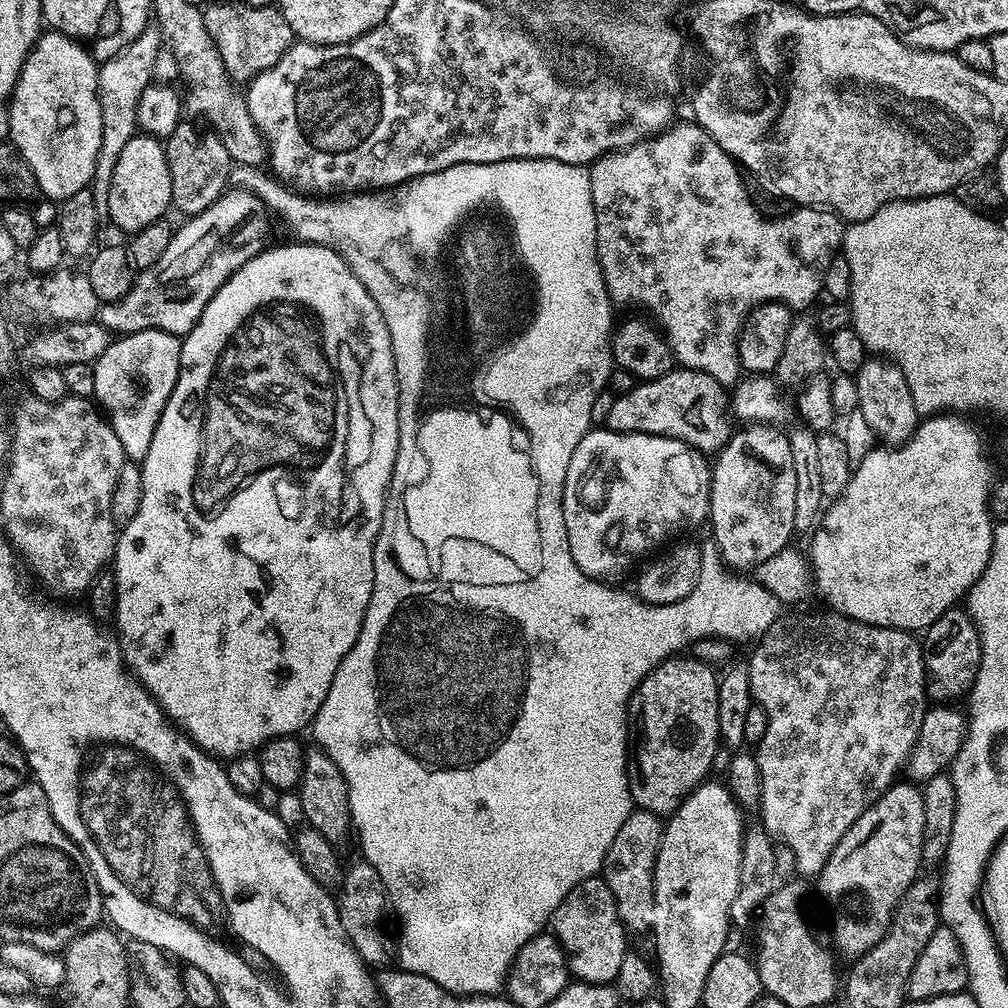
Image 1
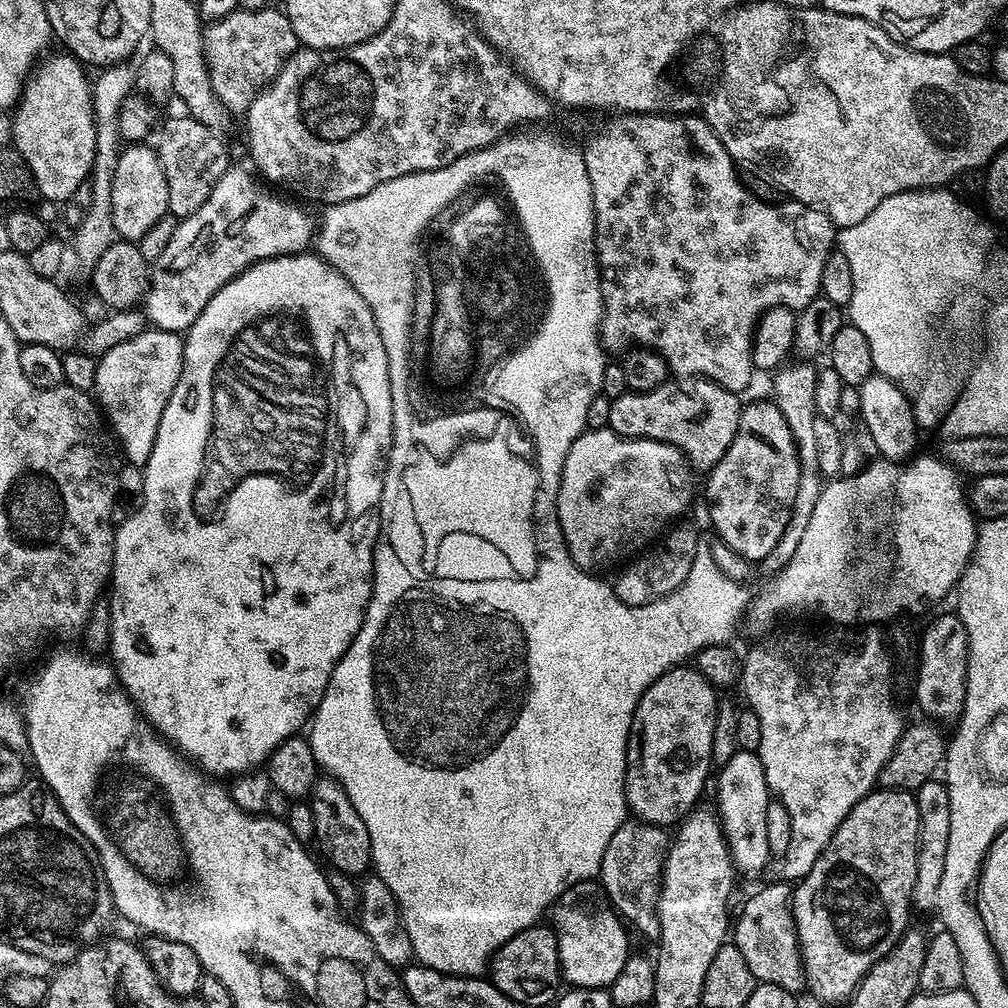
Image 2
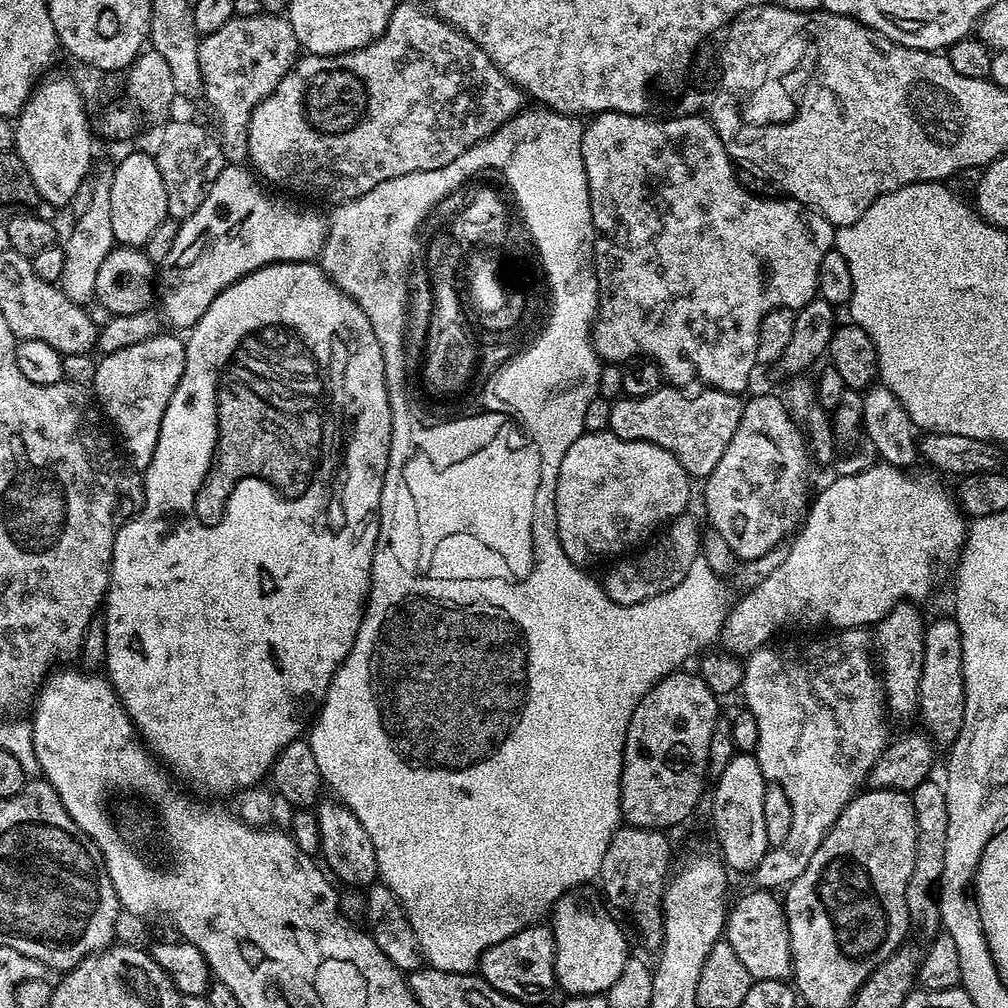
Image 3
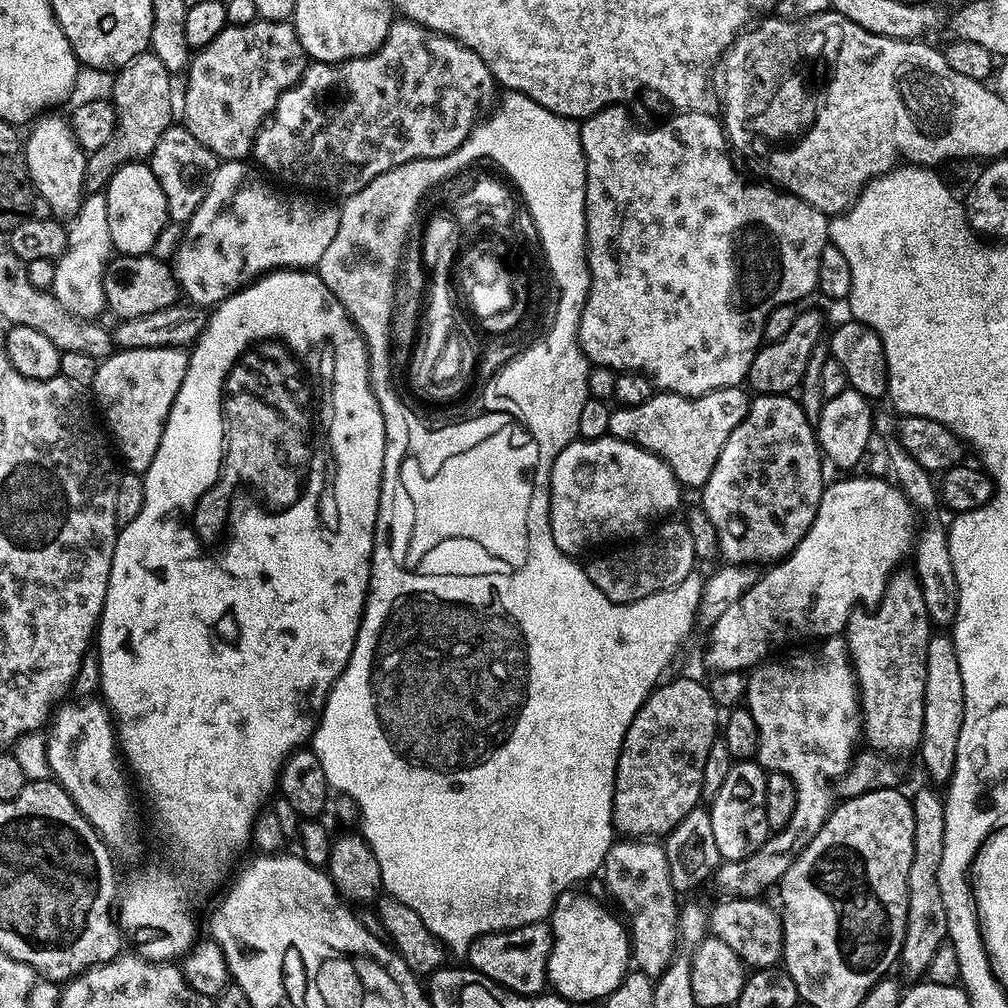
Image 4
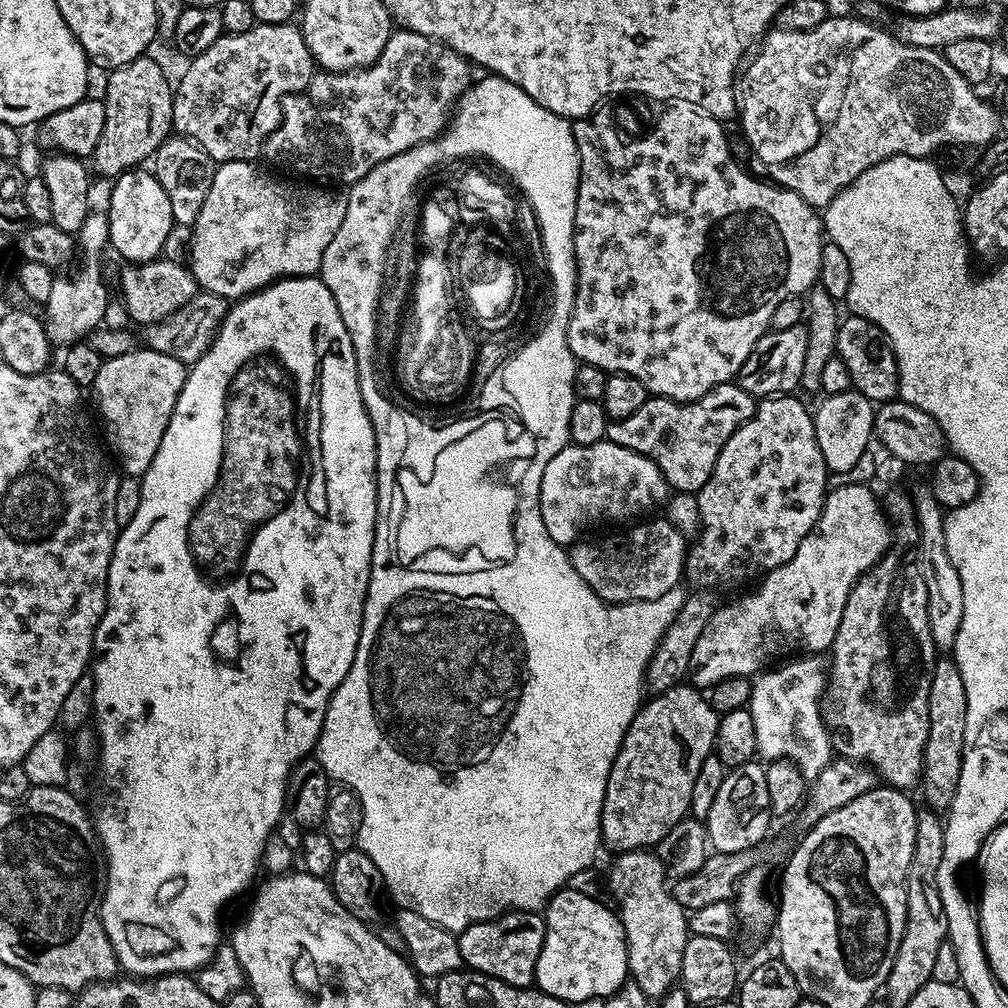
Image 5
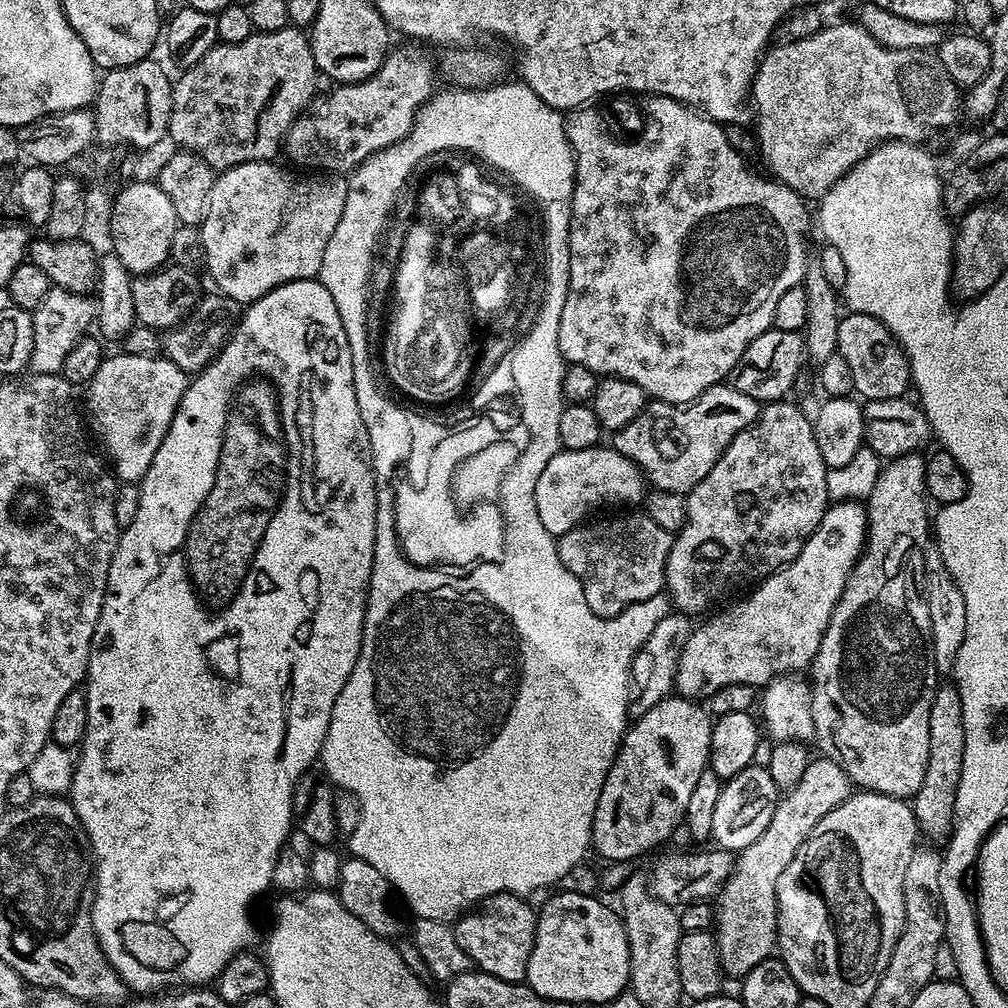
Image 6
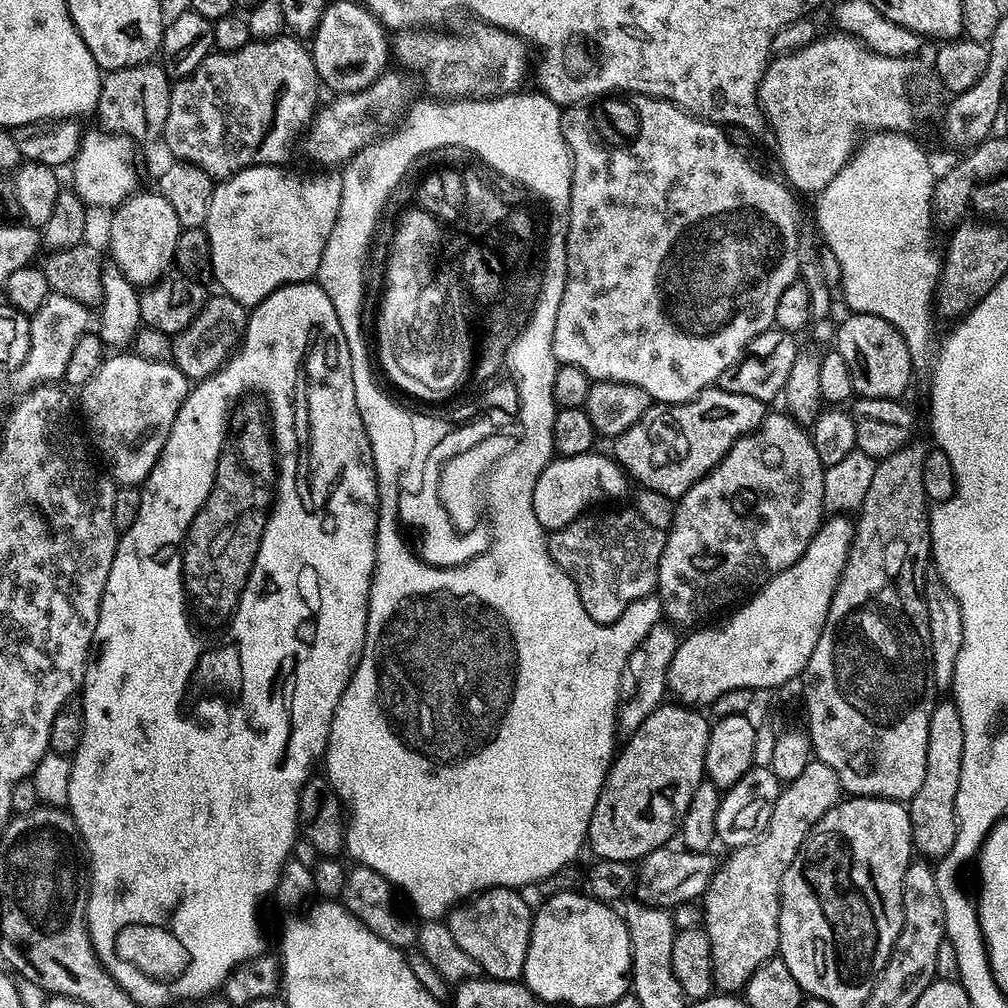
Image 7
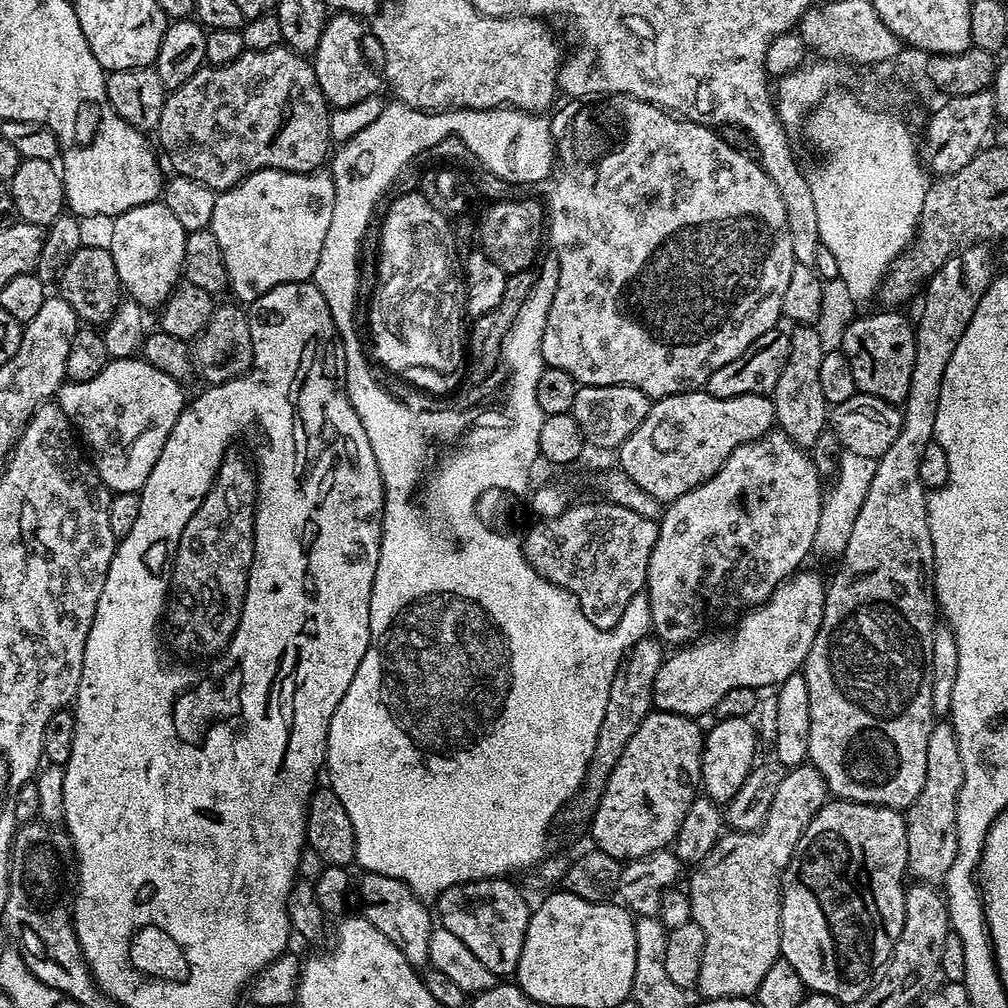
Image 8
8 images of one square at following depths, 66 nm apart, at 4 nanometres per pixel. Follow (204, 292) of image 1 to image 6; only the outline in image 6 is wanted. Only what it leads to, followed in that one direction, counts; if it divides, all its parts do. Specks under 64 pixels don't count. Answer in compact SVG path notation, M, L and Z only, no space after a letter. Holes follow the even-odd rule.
M251 160L245 164L239 164L233 168L225 168L217 175L214 186L210 190L210 202L208 213L204 220L198 225L202 246L204 247L203 267L208 268L208 276L217 284L219 291L225 296L234 298L241 306L253 304L258 298L265 296L270 290L274 290L283 284L289 284L295 280L311 280L319 277L322 266L322 254L326 254L326 246L338 230L338 218L342 218L342 210L346 206L346 194L348 193L348 180L344 178L320 178L324 180L307 180L304 176L295 176L284 168L279 168L279 163L266 160Z

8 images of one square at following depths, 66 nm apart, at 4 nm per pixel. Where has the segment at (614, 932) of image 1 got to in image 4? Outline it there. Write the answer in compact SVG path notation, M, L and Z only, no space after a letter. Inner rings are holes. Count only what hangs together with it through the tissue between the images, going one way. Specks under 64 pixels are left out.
M580 891L563 892L552 907L548 984L555 995L569 1002L600 1002L630 970L630 937L621 921L619 924L594 897Z

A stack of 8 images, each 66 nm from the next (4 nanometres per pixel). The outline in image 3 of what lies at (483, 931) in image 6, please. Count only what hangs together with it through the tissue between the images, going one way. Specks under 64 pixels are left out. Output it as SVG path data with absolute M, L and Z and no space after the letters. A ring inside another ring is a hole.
M537 922L532 927L518 930L518 934L510 934L510 938L487 948L480 956L478 972L485 982L494 986L494 990L530 1006L536 1006L546 1003L551 998L552 991L557 991L555 957L551 927L547 923Z

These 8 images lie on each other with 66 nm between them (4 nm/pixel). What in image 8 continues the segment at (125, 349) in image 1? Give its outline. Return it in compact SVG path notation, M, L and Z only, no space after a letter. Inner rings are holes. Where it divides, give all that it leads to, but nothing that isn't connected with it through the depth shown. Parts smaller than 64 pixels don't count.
M112 358L102 374L90 378L90 382L61 384L54 400L72 421L73 429L78 433L83 447L90 453L96 472L109 492L139 492L144 487L146 478L150 478L150 470L154 470L162 454L162 446L166 446L166 438L170 438L170 430L174 430L174 422L178 422L178 418L184 413L186 399L184 400L184 392L180 388L183 388L181 381L170 378L170 374L150 366L142 358Z

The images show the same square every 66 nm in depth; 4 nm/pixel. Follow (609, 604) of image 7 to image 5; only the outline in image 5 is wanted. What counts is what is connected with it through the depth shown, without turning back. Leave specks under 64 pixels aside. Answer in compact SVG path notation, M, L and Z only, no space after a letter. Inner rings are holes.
M667 518L647 520L633 523L628 526L633 528L605 540L584 538L571 545L574 570L582 574L584 586L594 590L605 604L631 604L662 598L662 594L677 587L681 583L680 576L682 580L685 575L689 549L686 537Z

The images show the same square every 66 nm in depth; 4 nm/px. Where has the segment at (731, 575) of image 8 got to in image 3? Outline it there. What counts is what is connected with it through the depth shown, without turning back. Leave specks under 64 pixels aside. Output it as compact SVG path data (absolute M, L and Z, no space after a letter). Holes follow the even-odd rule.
M779 395L756 396L752 401L749 399L742 410L738 430L734 430L734 438L730 438L726 454L722 454L722 462L718 462L718 466L714 466L712 473L706 477L705 484L708 485L704 488L704 504L712 519L709 520L711 527L719 528L726 542L730 542L730 550L734 550L741 561L753 560L774 550L777 544L785 543L784 535L797 527L806 512L804 495L808 492L808 464L810 460L806 455L805 433L786 410Z

